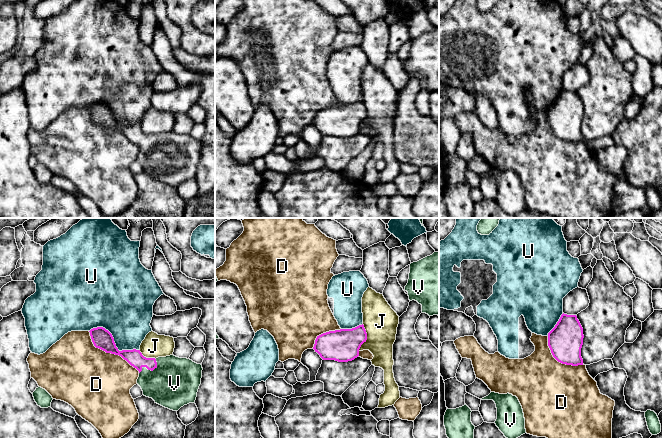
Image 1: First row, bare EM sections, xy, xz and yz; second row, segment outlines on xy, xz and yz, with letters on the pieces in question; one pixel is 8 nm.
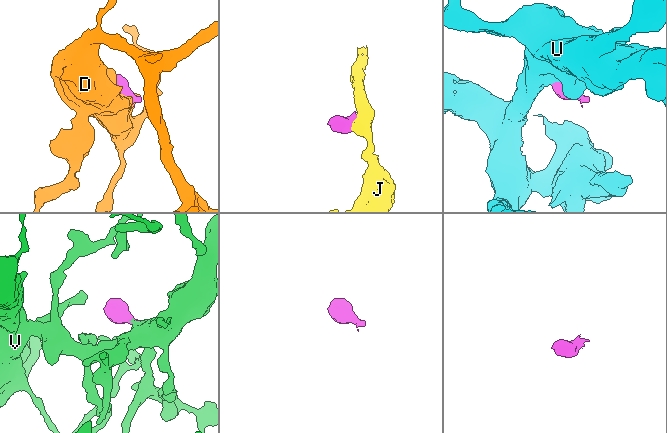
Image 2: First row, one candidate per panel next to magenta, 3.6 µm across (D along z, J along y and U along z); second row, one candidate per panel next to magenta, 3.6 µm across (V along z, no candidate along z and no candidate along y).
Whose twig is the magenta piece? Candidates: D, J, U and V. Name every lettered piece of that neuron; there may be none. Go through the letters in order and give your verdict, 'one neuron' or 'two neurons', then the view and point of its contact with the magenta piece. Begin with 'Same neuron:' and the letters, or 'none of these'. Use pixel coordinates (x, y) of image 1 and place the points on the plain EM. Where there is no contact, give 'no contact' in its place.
Same neuron: V
D: two neurons; meets magenta in xy at (110, 128)
J: two neurons; meets magenta in xz at (366, 113)
U: two neurons; meets magenta in xy at (113, 117)
V: one neuron; meets magenta in xy at (150, 145)

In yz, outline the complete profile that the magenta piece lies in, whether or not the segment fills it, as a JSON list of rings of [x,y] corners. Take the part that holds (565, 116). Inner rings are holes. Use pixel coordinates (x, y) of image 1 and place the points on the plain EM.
[[[563,89],[548,109],[548,122],[558,138],[572,142],[583,141],[583,114],[583,104],[577,92]]]

